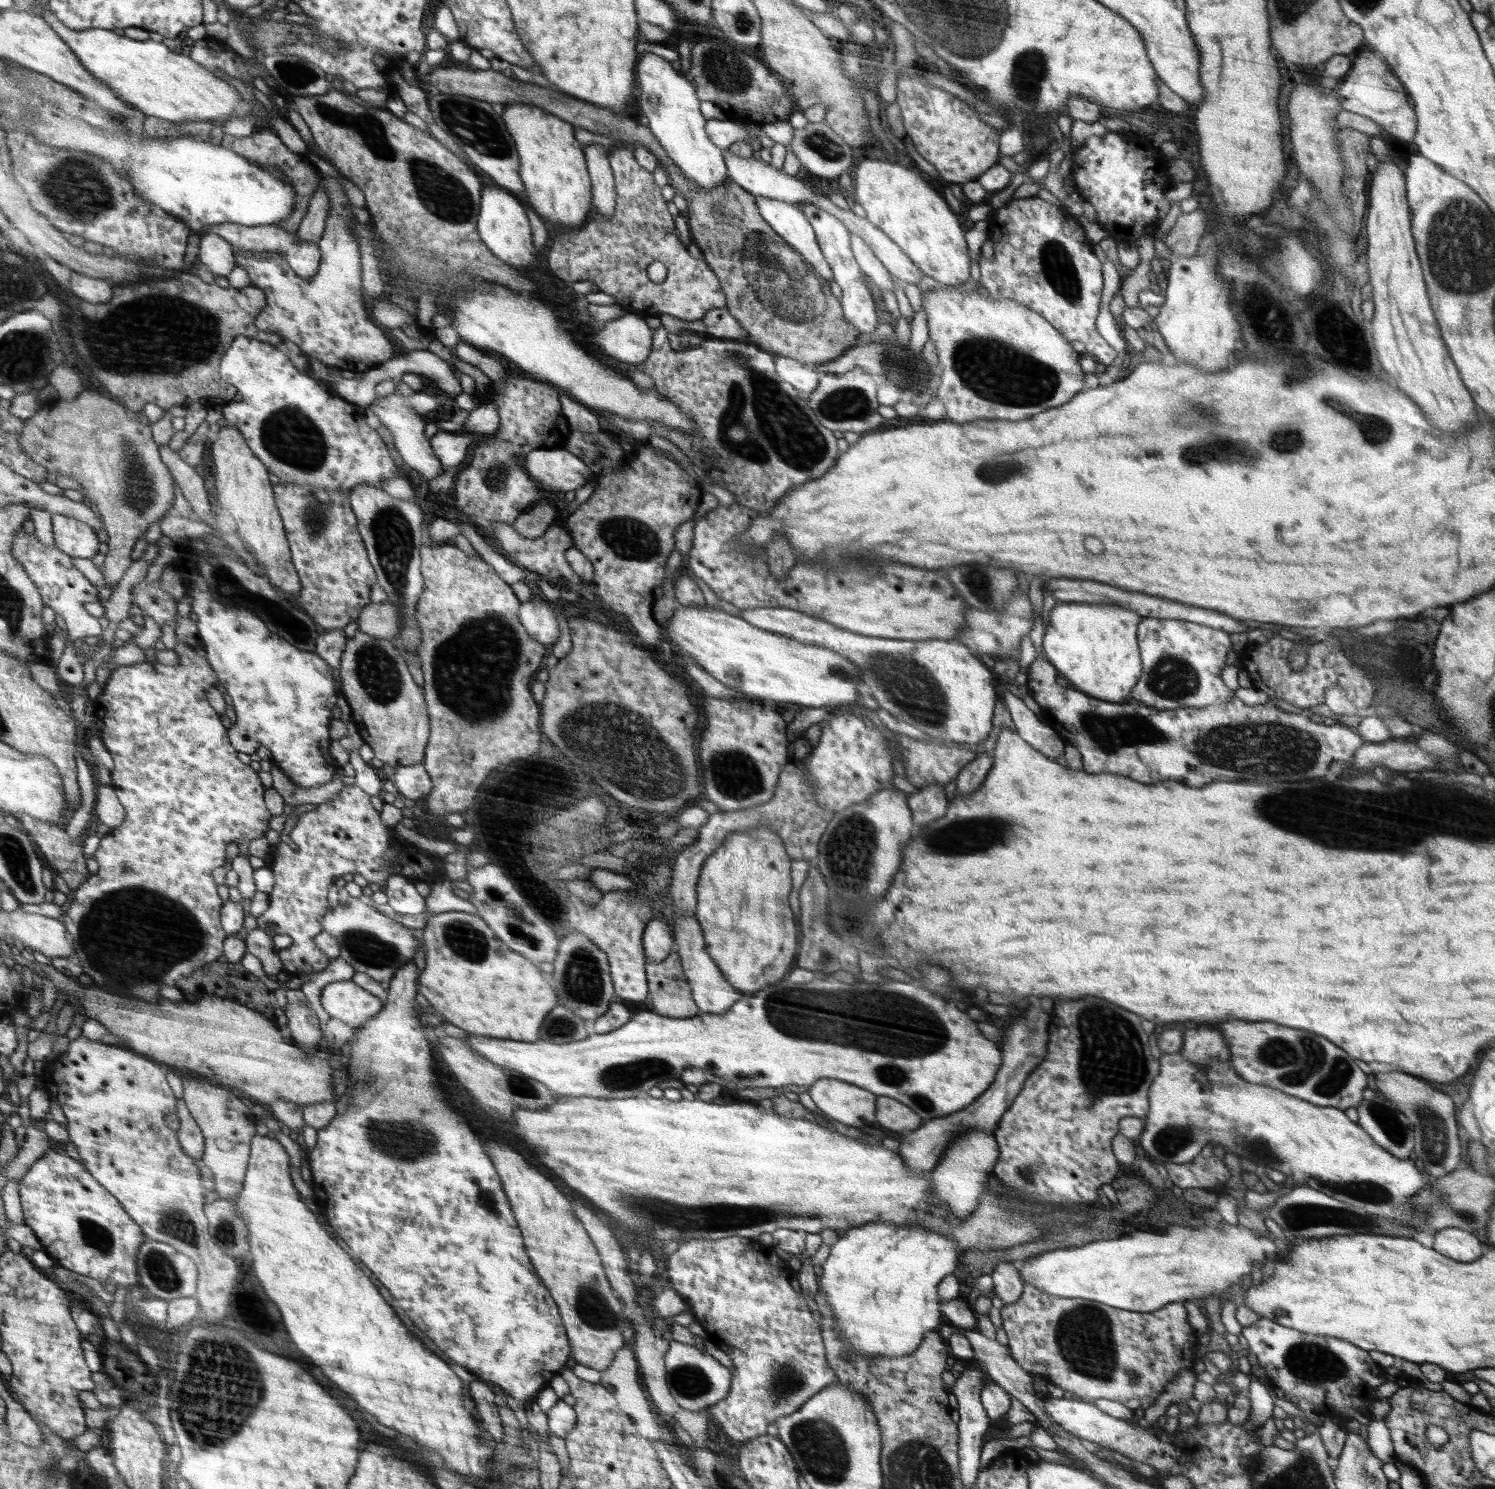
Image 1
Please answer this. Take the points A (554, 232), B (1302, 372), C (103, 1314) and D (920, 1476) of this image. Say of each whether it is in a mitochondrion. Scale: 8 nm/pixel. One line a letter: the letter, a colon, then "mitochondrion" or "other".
A: other
B: mitochondrion
C: other
D: mitochondrion

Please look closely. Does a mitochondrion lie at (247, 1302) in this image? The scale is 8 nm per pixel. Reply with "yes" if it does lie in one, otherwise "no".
no

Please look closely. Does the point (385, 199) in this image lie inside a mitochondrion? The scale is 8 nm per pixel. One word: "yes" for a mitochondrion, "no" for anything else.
no

